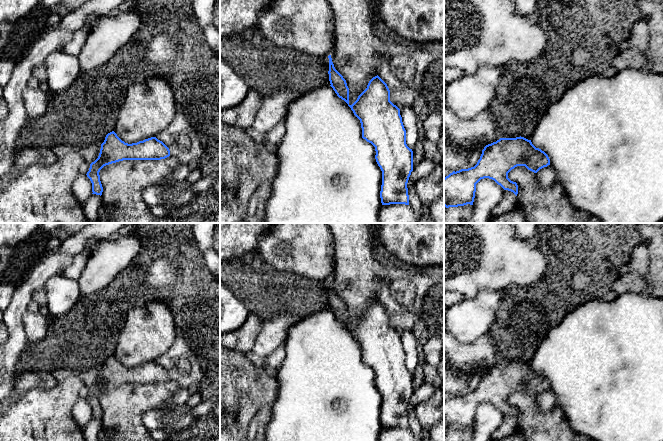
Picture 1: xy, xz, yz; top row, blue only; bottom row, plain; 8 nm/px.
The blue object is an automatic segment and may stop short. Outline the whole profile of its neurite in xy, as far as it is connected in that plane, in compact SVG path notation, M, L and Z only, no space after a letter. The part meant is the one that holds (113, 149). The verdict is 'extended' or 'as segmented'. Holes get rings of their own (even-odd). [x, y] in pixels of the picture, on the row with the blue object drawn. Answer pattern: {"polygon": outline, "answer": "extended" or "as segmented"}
{"polygon": "M112 131L106 135L98 158L90 164L86 174L92 183L92 194L102 195L103 187L99 172L106 165L123 160L161 160L169 156L169 148L156 137L128 144Z", "answer": "as segmented"}

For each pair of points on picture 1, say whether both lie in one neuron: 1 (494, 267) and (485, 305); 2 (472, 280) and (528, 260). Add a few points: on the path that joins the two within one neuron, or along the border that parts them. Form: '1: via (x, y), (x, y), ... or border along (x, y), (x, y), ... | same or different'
1: border along (499, 291), (480, 290), (472, 298), (467, 298) | different
2: via (486, 266), (491, 261), (514, 261) | same

